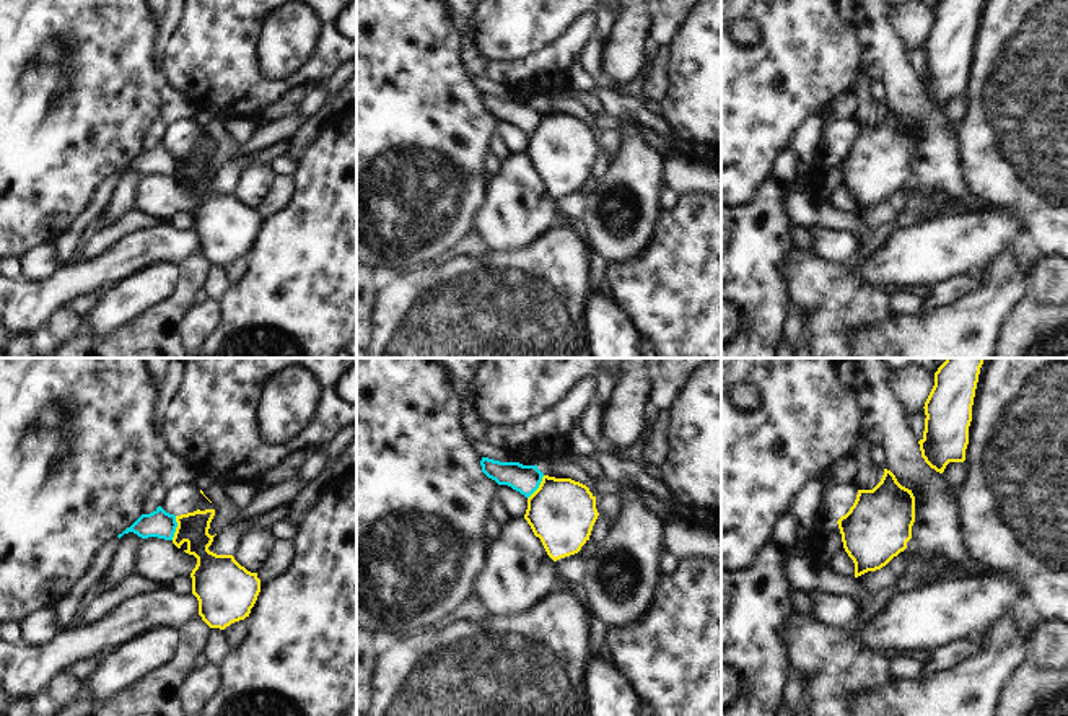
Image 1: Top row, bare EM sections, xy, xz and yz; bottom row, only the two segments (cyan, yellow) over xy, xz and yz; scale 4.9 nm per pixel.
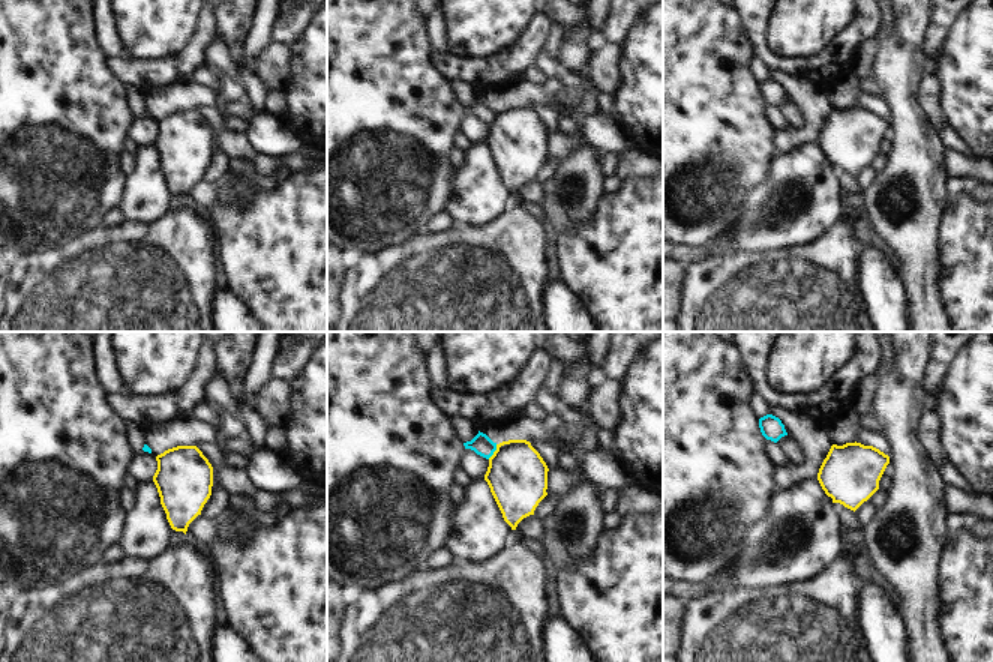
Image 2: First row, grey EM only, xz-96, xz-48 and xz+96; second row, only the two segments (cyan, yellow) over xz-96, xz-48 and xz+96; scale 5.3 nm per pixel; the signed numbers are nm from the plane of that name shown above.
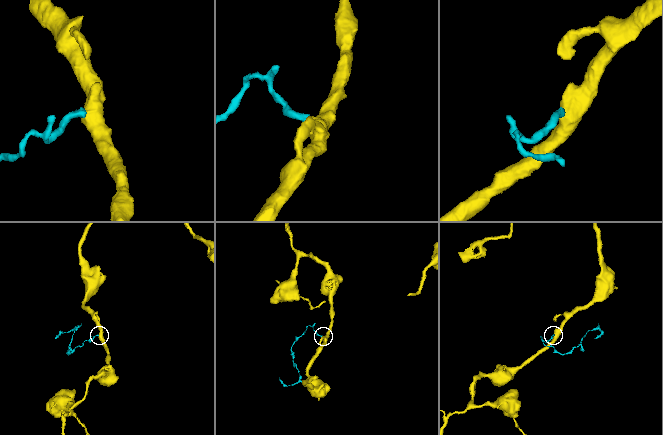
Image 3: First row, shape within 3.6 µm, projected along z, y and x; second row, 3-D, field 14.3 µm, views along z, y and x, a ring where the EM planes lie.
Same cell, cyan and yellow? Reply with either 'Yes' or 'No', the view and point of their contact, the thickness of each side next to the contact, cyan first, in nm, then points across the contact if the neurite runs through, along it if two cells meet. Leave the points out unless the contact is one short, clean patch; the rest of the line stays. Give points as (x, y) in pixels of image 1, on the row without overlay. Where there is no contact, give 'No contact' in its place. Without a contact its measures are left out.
No. Touches cyan at xy (176, 161). Thickness 140 nm (cyan) against 160 nm. Boundary: xy (176, 152), (176, 166), (171, 174).

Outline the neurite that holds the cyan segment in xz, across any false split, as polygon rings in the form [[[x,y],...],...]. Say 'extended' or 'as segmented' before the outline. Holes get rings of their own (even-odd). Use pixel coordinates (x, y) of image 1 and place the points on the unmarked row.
as segmented; [[[488,93],[480,96],[482,107],[498,120],[508,120],[529,133],[541,120],[544,109],[537,101],[523,101],[519,98],[500,98]]]

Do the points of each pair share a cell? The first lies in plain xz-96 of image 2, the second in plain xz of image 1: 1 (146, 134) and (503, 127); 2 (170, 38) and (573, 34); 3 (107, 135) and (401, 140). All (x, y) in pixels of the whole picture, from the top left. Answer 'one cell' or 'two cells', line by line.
1: one cell
2: two cells
3: one cell

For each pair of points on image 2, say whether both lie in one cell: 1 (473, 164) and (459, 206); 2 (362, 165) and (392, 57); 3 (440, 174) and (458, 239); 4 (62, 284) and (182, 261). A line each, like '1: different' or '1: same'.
1: same
2: same
3: different
4: same

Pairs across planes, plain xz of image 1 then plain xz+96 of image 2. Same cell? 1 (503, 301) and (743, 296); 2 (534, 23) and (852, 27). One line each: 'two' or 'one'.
1: one
2: two

